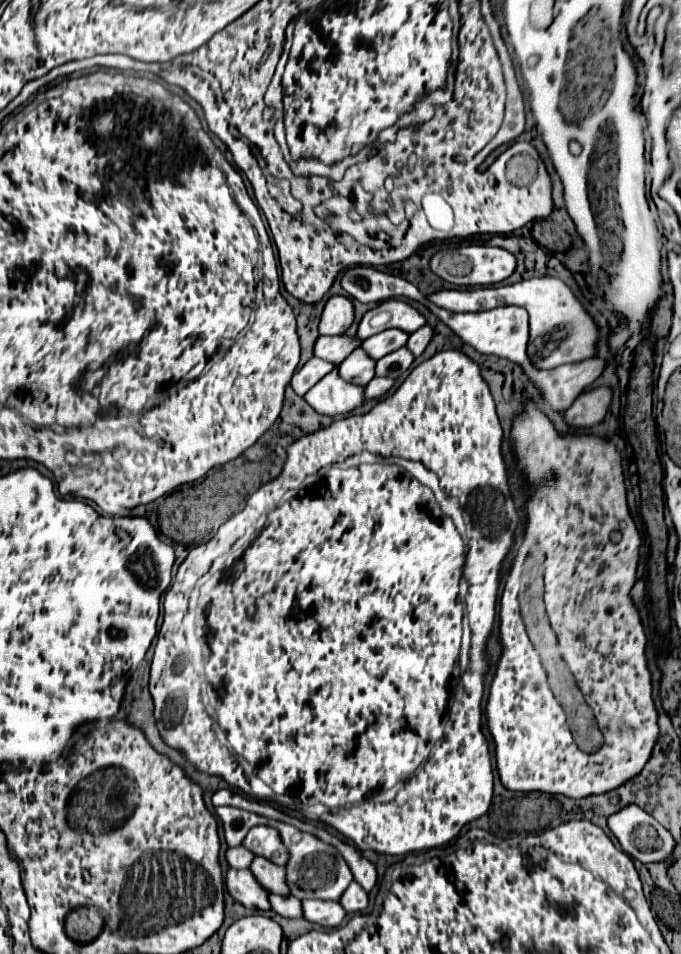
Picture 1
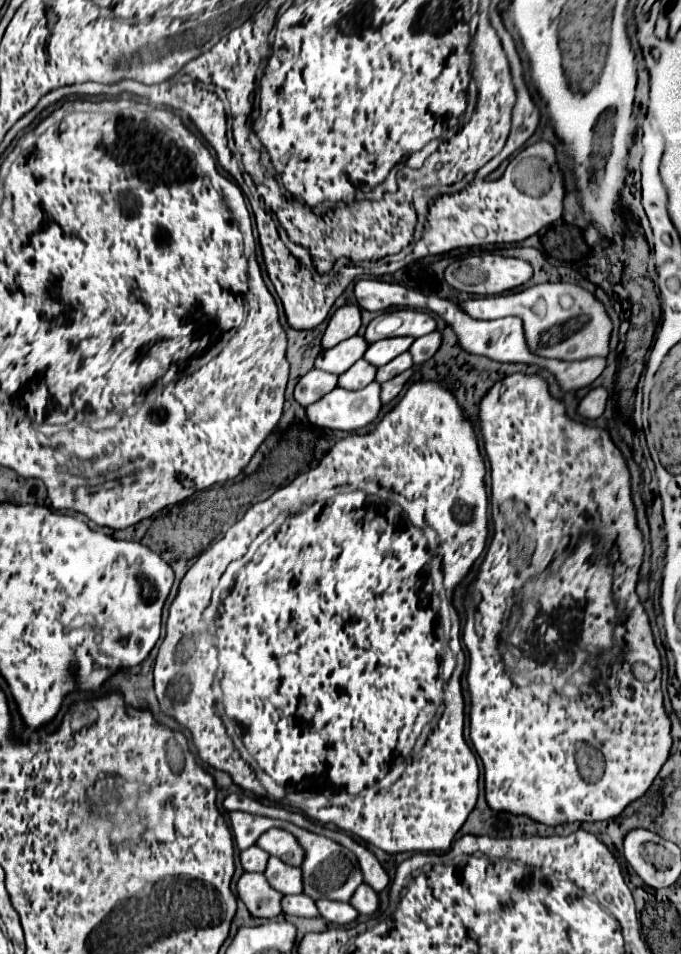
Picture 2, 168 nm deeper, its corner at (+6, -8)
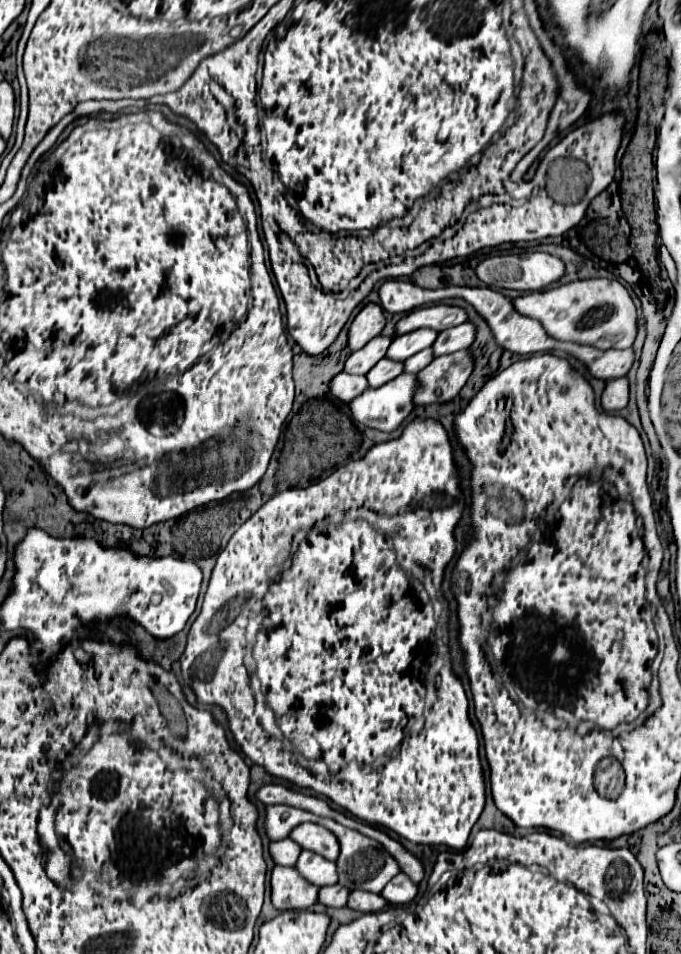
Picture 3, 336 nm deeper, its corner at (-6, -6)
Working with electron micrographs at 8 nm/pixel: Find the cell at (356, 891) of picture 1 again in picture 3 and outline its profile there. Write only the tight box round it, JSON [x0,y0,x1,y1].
[382,873,418,905]

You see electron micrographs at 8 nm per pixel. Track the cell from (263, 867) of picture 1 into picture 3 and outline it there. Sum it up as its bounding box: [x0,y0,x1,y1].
[296,851,338,887]

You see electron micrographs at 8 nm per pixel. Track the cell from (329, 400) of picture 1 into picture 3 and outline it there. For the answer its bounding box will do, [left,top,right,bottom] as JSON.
[350,373,420,431]

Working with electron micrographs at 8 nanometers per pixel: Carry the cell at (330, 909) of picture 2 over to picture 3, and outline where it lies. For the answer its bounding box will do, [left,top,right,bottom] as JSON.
[348,889,388,913]

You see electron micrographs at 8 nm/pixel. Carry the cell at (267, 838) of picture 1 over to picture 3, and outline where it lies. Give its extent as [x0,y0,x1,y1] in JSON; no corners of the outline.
[290,823,340,861]

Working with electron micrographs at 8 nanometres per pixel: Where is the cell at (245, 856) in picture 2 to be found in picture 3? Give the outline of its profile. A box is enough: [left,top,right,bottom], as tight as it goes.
[270,837,302,865]

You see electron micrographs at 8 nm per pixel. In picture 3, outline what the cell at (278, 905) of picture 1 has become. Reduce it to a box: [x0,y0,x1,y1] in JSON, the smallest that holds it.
[318,885,350,907]

